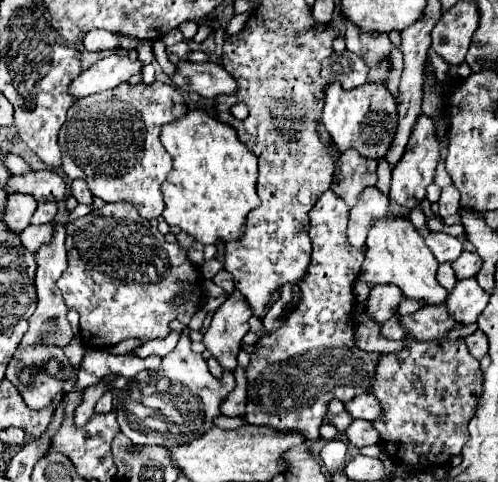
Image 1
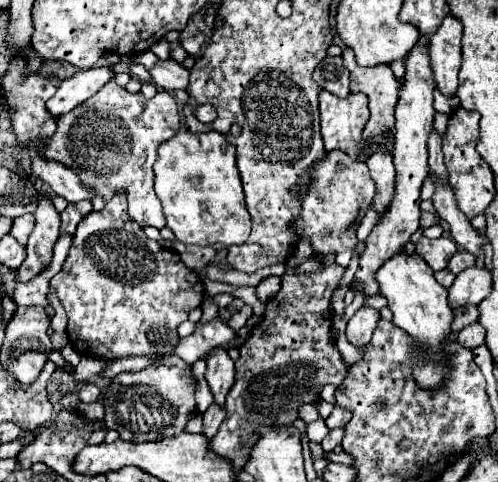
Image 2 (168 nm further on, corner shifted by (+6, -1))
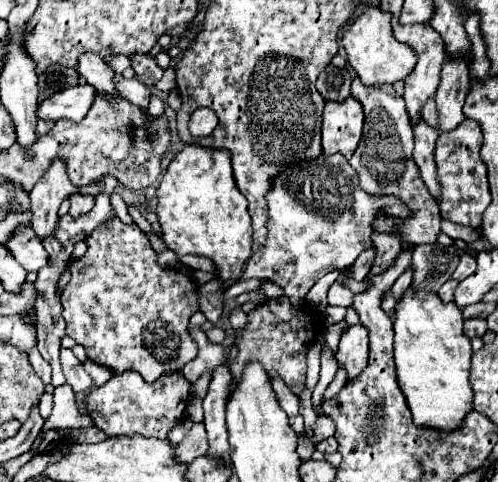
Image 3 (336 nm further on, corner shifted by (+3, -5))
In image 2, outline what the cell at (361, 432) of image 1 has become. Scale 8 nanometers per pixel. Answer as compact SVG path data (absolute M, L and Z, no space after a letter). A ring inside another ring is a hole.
M339 427L339 429L331 429L329 431L329 435L323 439L323 443L321 443L321 447L329 453L329 451L333 451L339 443L341 443L341 439L343 439L343 435L345 435L345 431Z

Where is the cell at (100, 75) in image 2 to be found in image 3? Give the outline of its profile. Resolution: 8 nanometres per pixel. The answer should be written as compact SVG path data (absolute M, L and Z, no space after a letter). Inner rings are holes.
M76 85L76 87L64 89L48 99L44 99L38 105L36 117L44 119L44 121L60 121L60 119L80 121L88 113L92 101L94 101L94 87Z

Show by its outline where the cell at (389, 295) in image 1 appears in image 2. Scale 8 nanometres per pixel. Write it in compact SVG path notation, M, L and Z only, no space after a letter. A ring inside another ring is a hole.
M363 305L347 323L347 339L355 345L355 347L363 347L371 341L371 335L379 323L381 315L377 309Z

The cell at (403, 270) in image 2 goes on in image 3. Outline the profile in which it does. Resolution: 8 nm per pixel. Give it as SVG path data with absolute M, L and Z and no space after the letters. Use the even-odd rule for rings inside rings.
M408 289L402 301L396 307L394 321L394 361L396 361L396 377L398 385L406 397L406 403L412 411L412 419L418 427L438 429L438 431L458 431L464 427L466 415L474 409L472 405L472 385L470 385L470 359L472 347L470 339L462 331L462 311L454 303L440 303L438 295L412 291Z

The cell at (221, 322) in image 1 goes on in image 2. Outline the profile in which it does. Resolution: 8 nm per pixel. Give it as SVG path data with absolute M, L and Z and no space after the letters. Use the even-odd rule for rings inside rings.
M215 347L207 353L207 373L205 379L215 395L215 403L223 405L229 389L235 383L235 363L225 349Z

